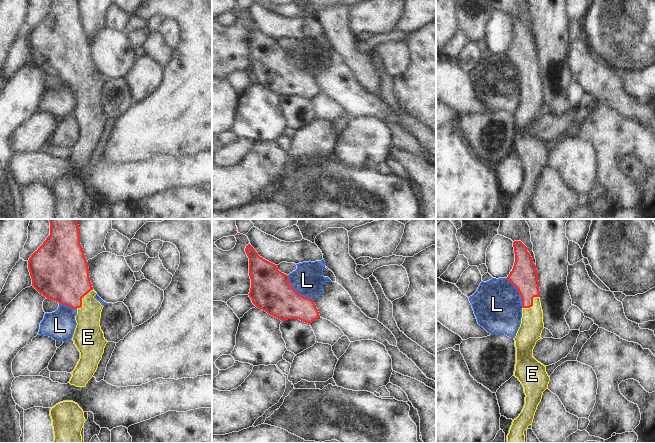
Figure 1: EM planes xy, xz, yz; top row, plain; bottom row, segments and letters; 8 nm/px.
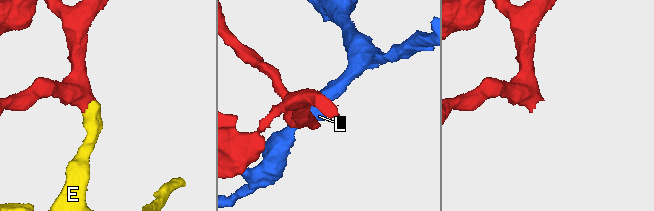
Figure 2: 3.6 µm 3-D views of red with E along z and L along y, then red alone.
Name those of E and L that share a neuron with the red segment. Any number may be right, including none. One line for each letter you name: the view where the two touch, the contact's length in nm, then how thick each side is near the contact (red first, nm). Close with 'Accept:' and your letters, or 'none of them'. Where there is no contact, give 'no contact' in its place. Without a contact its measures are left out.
E: meets red in xy; contact 200 nm long; 420 nm thick on the red side, 200 nm on the other
Accept: E

